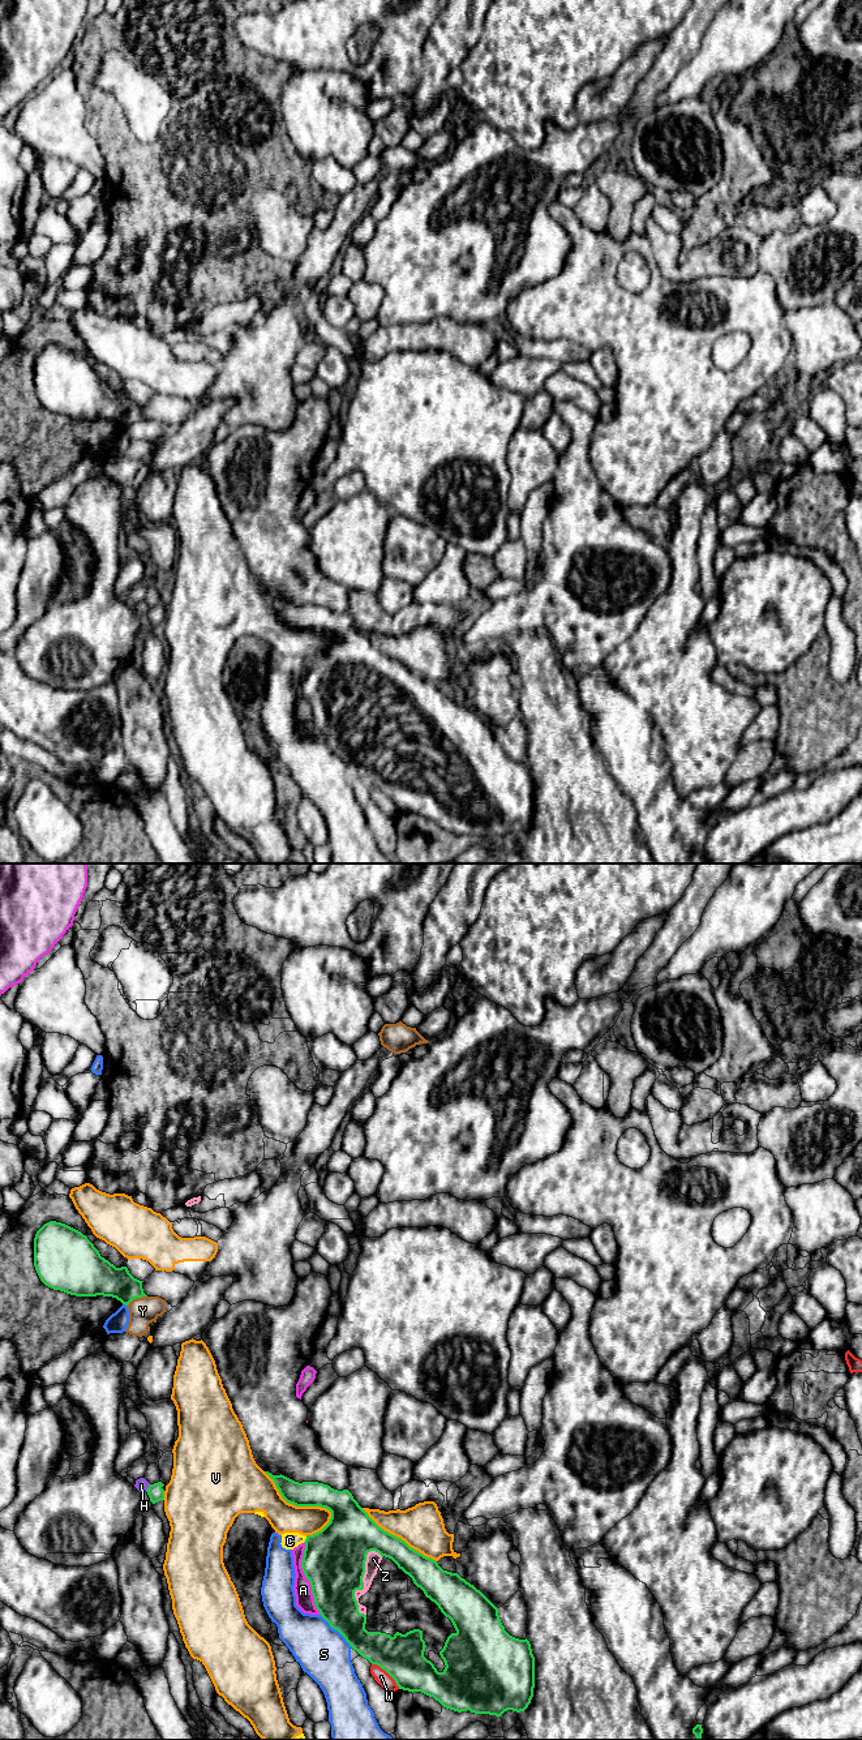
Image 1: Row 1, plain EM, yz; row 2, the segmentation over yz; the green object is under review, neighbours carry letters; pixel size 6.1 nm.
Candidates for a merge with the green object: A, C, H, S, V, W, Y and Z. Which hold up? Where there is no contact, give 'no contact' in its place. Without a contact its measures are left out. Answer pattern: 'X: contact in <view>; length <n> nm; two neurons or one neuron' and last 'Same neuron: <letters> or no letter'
A: contact in yz; length 460 nm; two neurons
C: contact in yz; length 50 nm; two neurons
H: contact in yz; length 50 nm; two neurons
S: contact in yz; length 280 nm; two neurons
V: contact in yz; length 500 nm; two neurons
W: contact in yz; length 240 nm; two neurons
Y: contact in yz; length 140 nm; two neurons
Z: contact in yz; length 420 nm; one neuron
Same neuron: Z

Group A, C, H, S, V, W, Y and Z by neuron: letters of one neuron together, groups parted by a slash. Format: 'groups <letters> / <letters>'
groups A / C V / H / S / W / Y / Z

